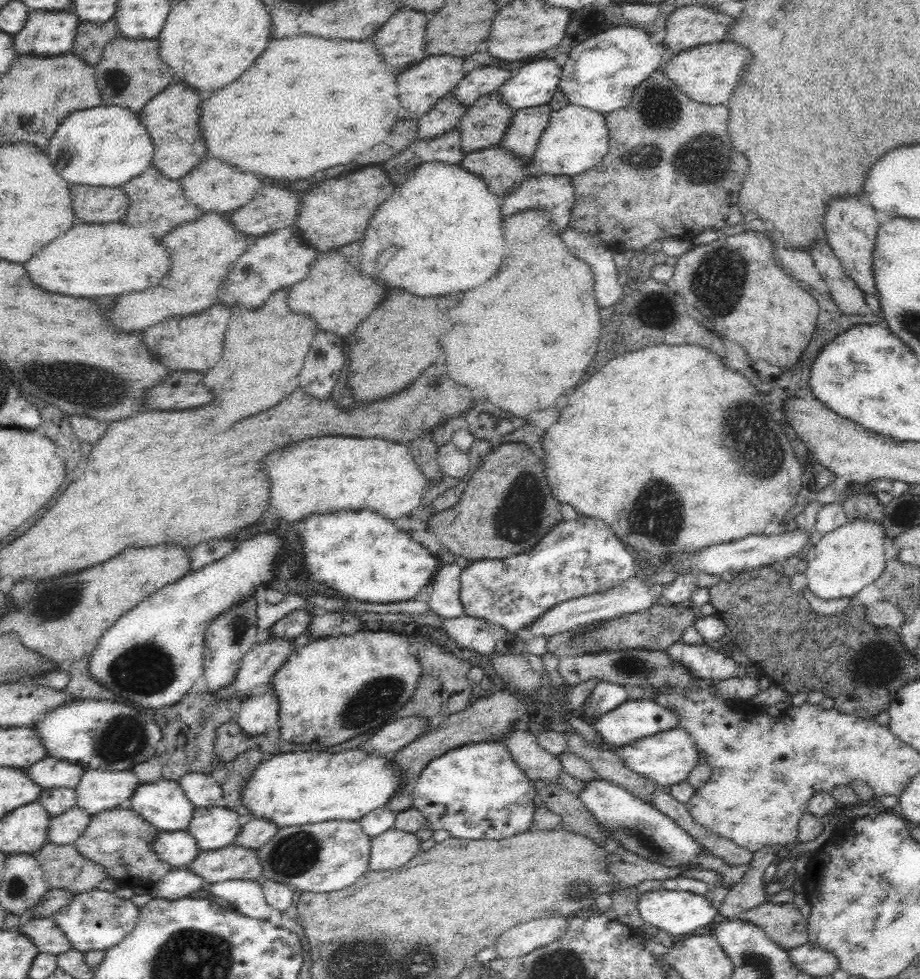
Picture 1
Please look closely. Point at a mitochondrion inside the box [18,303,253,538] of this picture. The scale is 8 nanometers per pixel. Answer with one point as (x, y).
(70, 382)

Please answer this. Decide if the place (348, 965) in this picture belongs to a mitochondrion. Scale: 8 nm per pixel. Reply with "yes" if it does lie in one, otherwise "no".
yes

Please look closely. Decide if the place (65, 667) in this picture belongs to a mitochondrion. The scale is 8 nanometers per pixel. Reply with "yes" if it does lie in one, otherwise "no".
no

